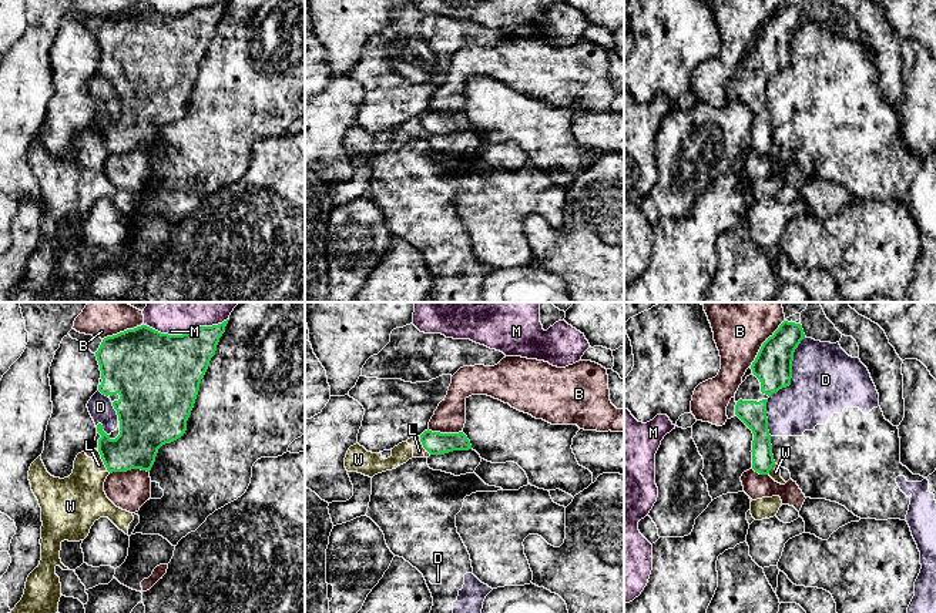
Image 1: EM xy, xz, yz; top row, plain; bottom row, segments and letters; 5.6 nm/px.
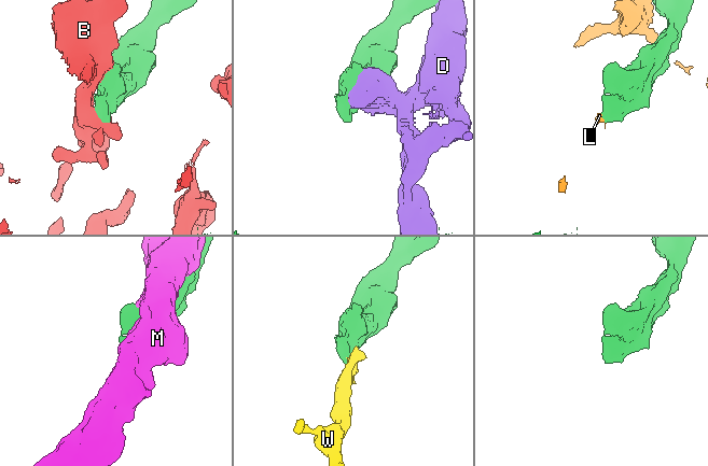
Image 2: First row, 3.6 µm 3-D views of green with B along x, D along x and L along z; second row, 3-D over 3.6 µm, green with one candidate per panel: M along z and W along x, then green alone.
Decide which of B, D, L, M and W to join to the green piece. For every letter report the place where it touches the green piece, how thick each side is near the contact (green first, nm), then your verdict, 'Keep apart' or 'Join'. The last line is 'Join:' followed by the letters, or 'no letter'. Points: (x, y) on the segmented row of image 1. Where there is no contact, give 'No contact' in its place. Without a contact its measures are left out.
B: Touches green at yz (762, 344). Thickness 220 nm (green) against 440 nm. Keep apart
D: Touches green at yz (791, 369). Thickness 220 nm (green) against 380 nm. Keep apart
L: Touches green at xy (103, 461). Thickness 240 nm (green) against 60 nm. Keep apart
M: Touches green at xy (187, 332). Thickness 420 nm (green) against 340 nm. Keep apart
W: Touches green at yz (771, 468). Thickness 130 nm (green) against 60 nm. Keep apart
Join: no letter

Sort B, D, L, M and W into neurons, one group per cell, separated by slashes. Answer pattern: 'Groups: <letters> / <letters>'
Groups: B / D / L W / M

